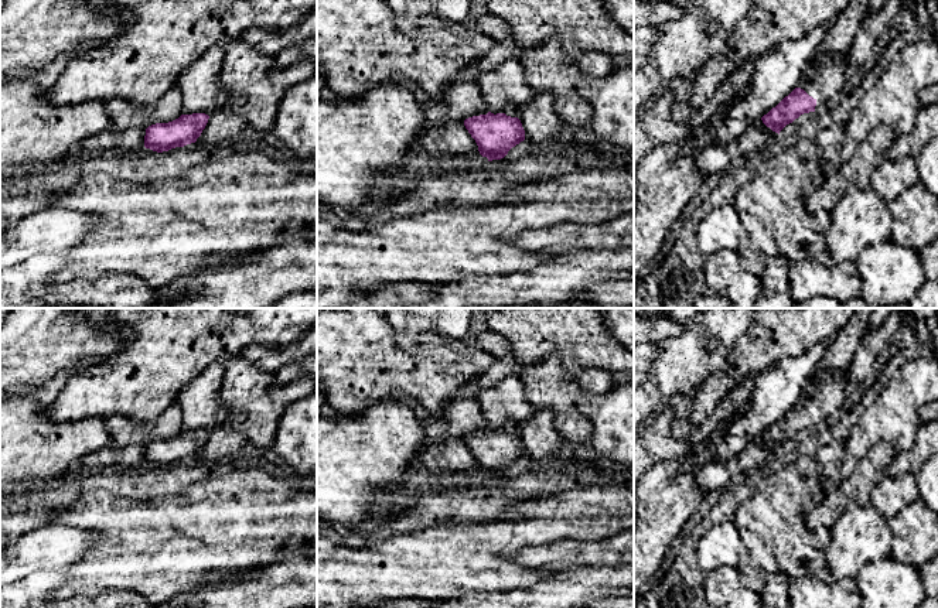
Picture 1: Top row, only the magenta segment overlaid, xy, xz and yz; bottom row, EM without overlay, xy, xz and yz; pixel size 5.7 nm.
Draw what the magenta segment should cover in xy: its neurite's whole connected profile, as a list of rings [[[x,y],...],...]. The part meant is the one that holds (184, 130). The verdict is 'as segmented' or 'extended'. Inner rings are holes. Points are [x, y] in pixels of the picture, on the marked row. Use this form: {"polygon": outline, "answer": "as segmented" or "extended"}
{"polygon": [[[205,113],[181,115],[168,123],[156,123],[146,129],[144,147],[157,153],[195,143],[208,123]]], "answer": "as segmented"}

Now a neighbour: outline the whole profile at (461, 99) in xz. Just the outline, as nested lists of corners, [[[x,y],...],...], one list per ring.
[[[465,76],[453,79],[446,86],[439,102],[420,88],[412,86],[412,89],[430,126],[441,127],[448,120],[464,124],[465,119],[490,112],[481,98],[477,79],[468,79]]]

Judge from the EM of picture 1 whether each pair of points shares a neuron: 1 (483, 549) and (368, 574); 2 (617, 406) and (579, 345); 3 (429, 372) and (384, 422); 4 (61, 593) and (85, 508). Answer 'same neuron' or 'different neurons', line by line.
1: same neuron
2: different neurons
3: different neurons
4: same neuron

